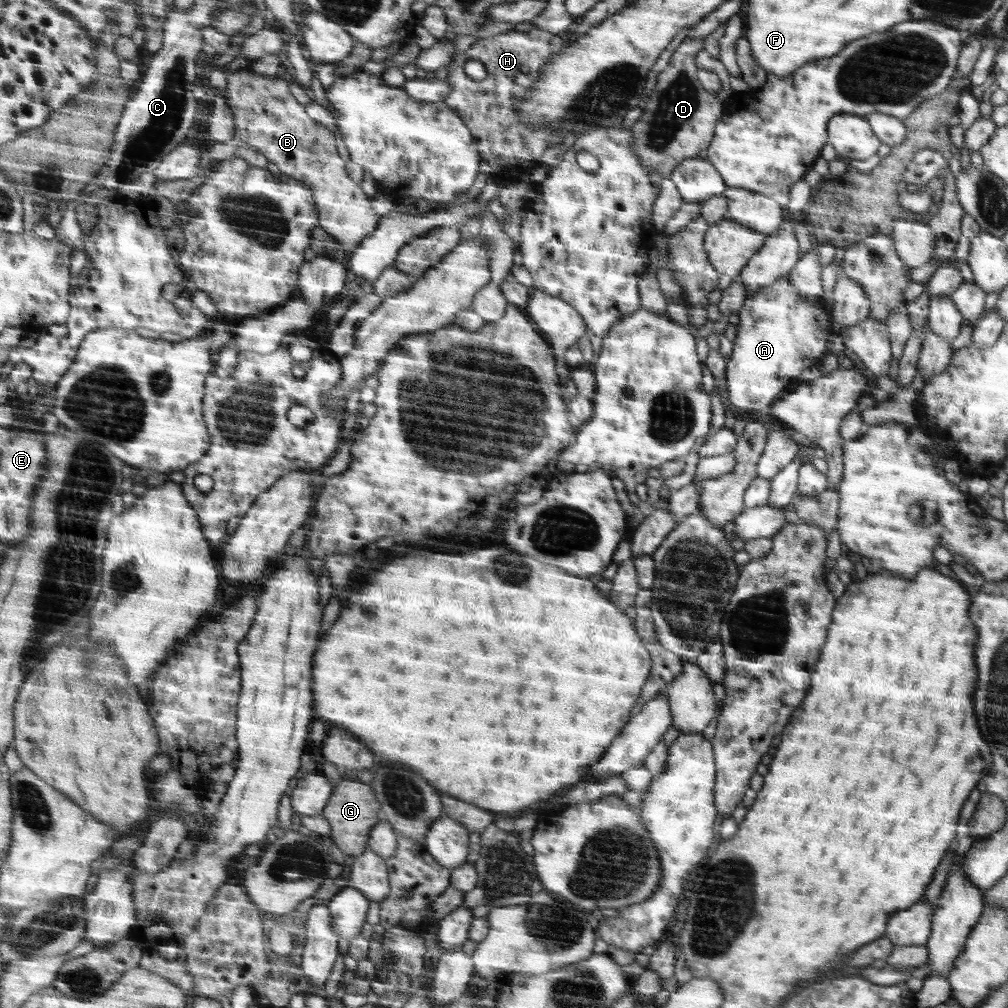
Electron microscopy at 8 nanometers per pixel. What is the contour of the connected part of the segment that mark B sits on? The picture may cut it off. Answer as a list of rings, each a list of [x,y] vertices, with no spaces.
[[[250,68],[238,70],[234,74],[230,73],[226,96],[228,96],[227,103],[233,114],[235,136],[238,136],[238,141],[242,140],[244,144],[252,146],[254,150],[265,156],[275,171],[286,174],[288,177],[292,176],[294,180],[308,185],[318,207],[320,228],[332,235],[348,253],[357,251],[361,247],[362,240],[374,232],[376,224],[378,224],[378,216],[370,206],[368,195],[360,190],[360,186],[356,182],[352,182],[348,178],[348,174],[344,170],[344,160],[340,160],[340,154],[336,152],[336,142],[334,142],[334,136],[330,134],[330,130],[306,116],[304,106],[292,98],[292,94],[288,90],[288,82],[280,80],[278,76],[260,74]]]

